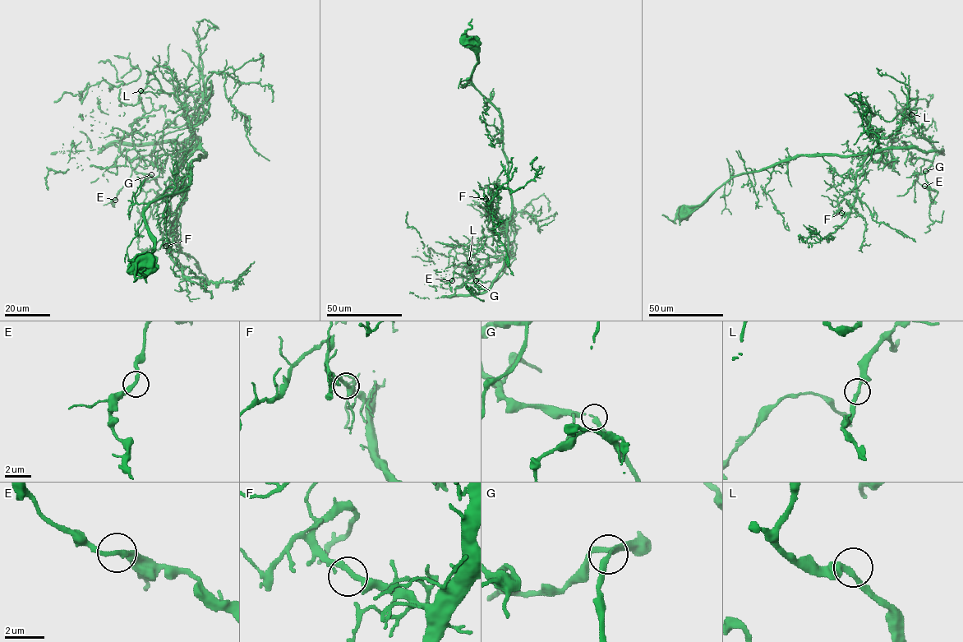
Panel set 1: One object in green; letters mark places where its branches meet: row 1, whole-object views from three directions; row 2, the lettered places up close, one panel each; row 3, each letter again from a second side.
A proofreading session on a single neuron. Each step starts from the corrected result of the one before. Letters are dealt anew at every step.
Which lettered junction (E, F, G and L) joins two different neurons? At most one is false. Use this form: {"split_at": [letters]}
{"split_at": []}

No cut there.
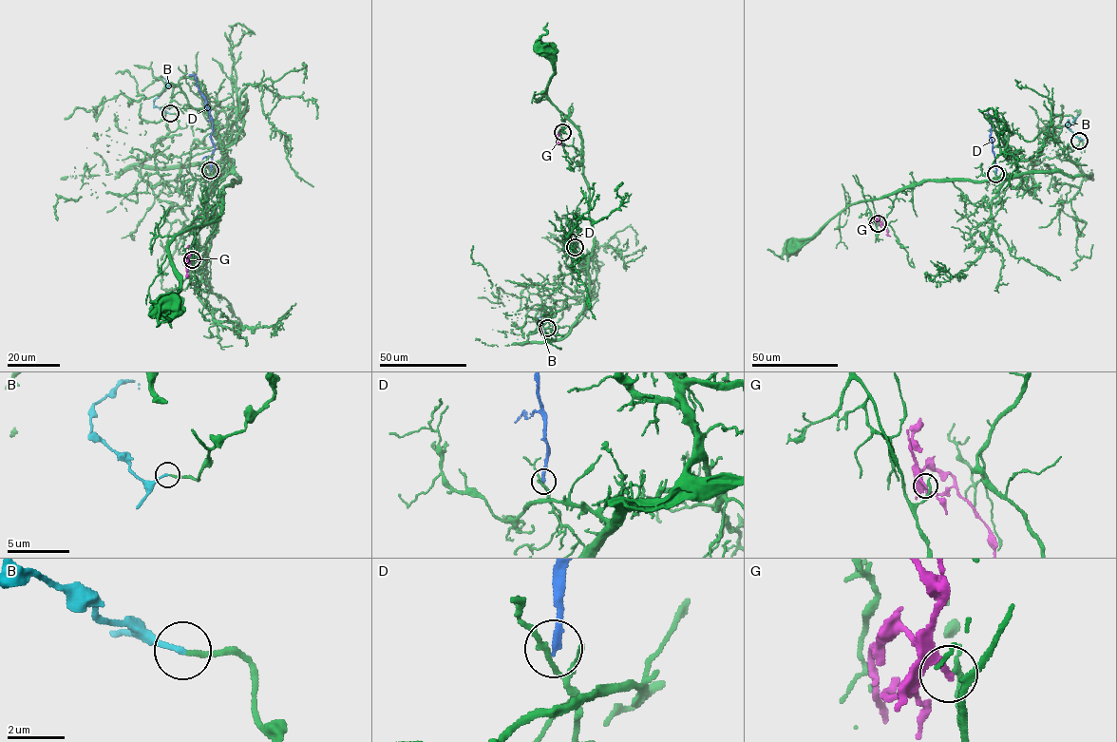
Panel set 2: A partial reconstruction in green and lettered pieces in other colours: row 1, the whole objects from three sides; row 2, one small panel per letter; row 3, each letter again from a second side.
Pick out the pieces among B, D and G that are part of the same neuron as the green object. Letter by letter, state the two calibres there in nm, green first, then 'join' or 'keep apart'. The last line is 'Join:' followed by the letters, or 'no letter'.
B: 180 nm thick on the green side, 170 nm on the other; join
D: 160 nm thick on the green side, 240 nm on the other; keep apart
G: 200 nm thick on the green side, 240 nm on the other; keep apart
Join: B

